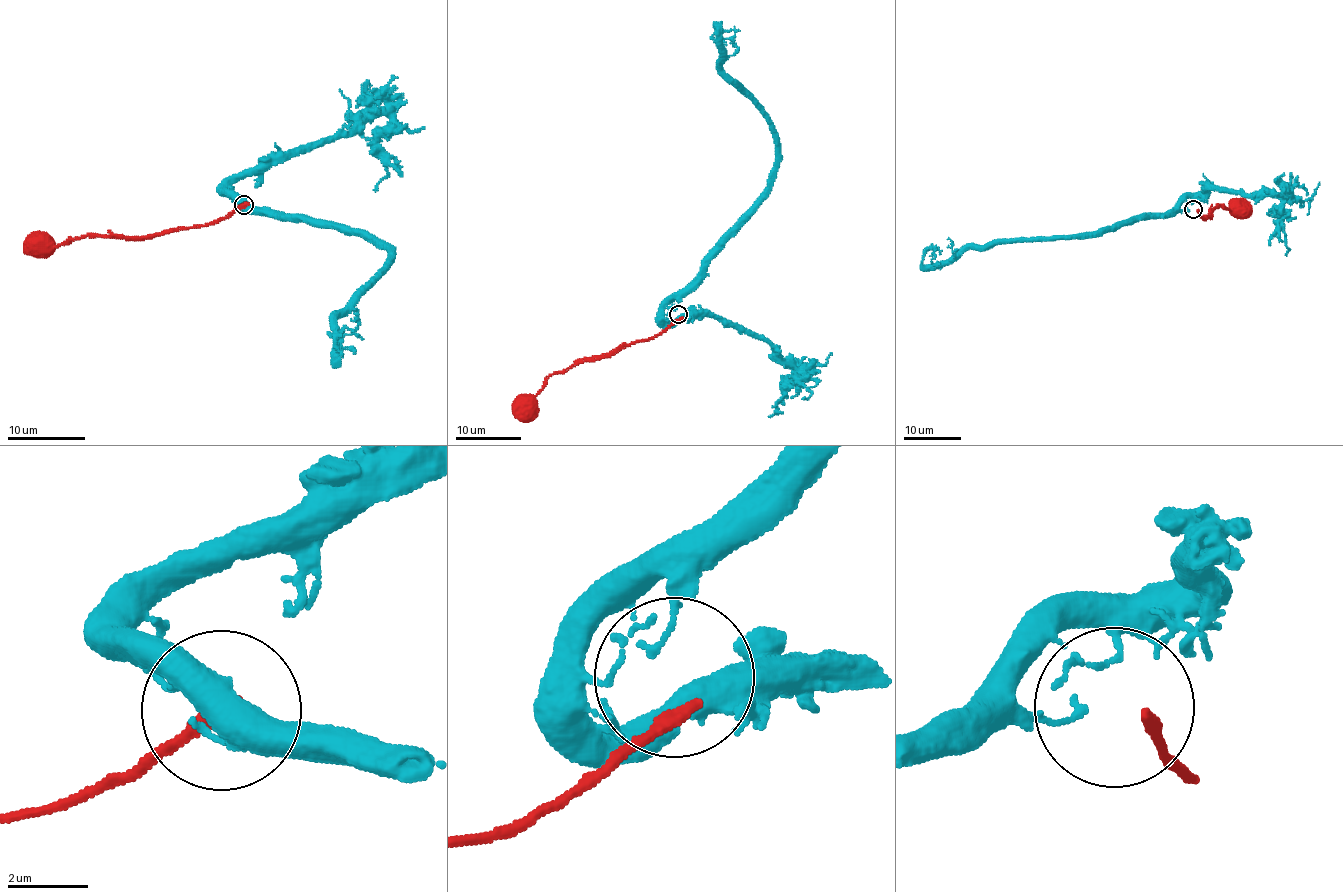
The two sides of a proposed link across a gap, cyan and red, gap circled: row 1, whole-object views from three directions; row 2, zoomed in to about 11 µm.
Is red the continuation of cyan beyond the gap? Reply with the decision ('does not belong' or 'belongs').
does not belong

